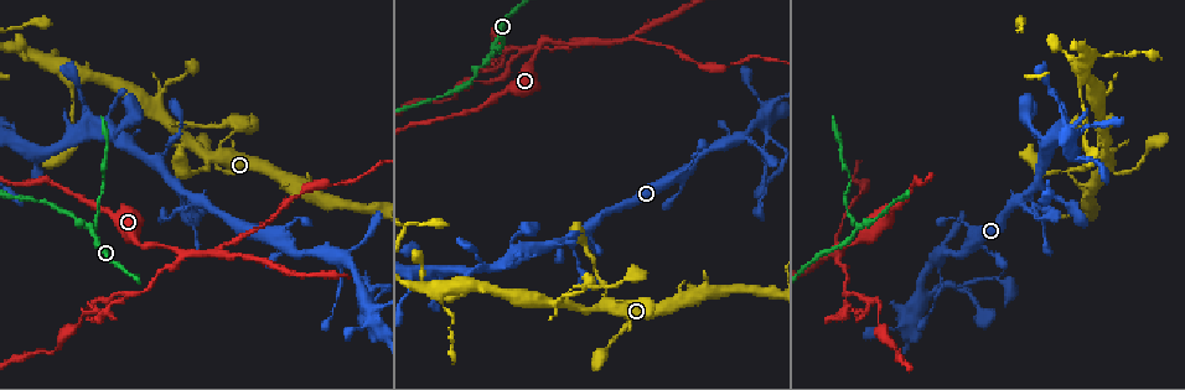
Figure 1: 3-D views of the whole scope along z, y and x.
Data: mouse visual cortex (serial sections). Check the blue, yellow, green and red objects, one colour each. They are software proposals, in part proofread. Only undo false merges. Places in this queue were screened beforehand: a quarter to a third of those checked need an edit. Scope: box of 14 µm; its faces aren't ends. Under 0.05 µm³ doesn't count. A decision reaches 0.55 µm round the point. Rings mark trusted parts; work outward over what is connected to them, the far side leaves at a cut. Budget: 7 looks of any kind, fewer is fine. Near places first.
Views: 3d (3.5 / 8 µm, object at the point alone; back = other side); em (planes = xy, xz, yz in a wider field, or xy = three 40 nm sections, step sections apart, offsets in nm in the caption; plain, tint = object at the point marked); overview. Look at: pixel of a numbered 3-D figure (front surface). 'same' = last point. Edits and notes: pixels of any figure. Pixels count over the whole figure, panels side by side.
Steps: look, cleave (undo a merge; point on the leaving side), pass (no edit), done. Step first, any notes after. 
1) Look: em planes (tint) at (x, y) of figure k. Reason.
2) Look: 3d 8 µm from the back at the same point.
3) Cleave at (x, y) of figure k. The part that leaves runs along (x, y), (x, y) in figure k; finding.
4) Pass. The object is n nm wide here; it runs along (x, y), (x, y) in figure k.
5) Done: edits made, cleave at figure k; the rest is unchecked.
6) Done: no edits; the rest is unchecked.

Look: 3d 8 µm at (536, 52) of figure 1. Sharp bend.

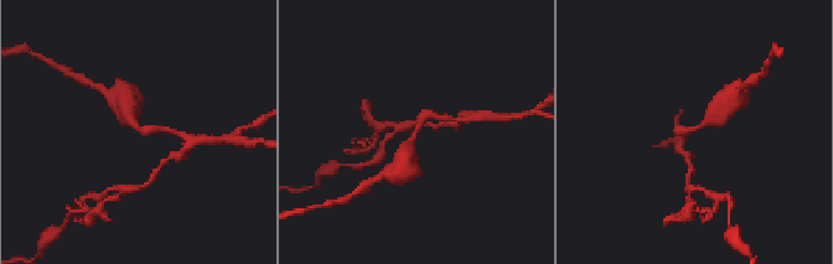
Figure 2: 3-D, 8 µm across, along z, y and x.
Look: em xy step 1 (tint) at (694, 127) of figure 2. The arms are 200, 500 nm wide; now the EM.

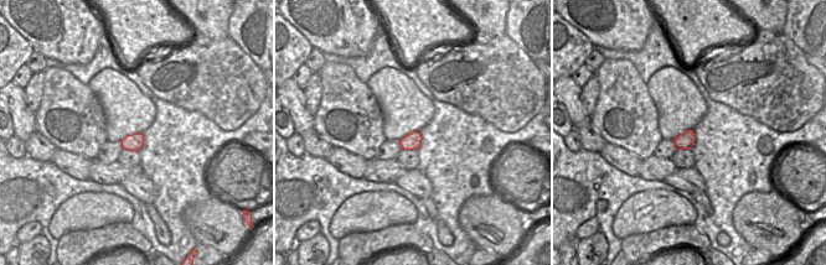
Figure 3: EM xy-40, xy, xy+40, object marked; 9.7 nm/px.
Pass. It runs along (407, 159), (422, 119), (440, 118) in figure 2; continuous, no second cell.

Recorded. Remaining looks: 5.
Look: 3d 3.5 µm at (170, 121) of figure 1. Two arms in line, one across.

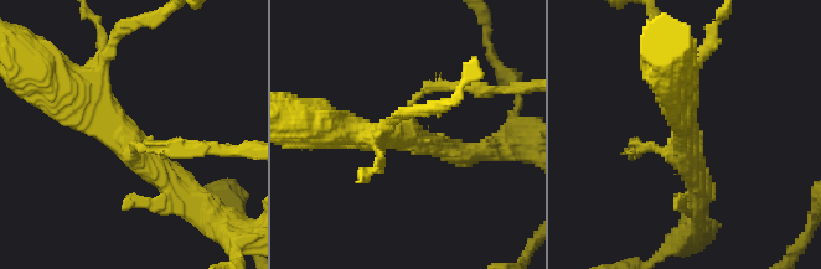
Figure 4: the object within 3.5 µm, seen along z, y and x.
Look: em planes (tint) at (682, 143) of figure 4. Need the tissue.

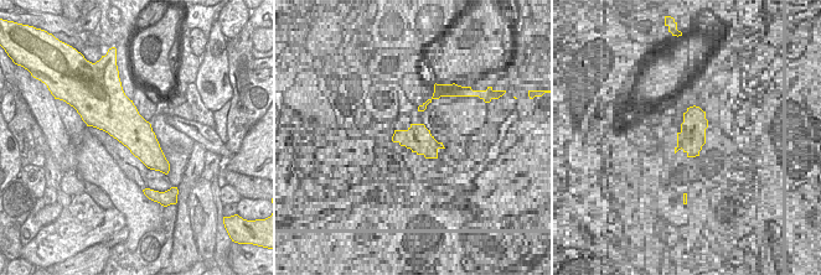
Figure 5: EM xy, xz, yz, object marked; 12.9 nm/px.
Cleave at (168, 153) of figure 4. The part that leaves runs along (132, 149), (161, 145), (246, 153) in figure 4; a second cell is stuck on.

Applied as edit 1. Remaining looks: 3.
Look: overview. Redraw.

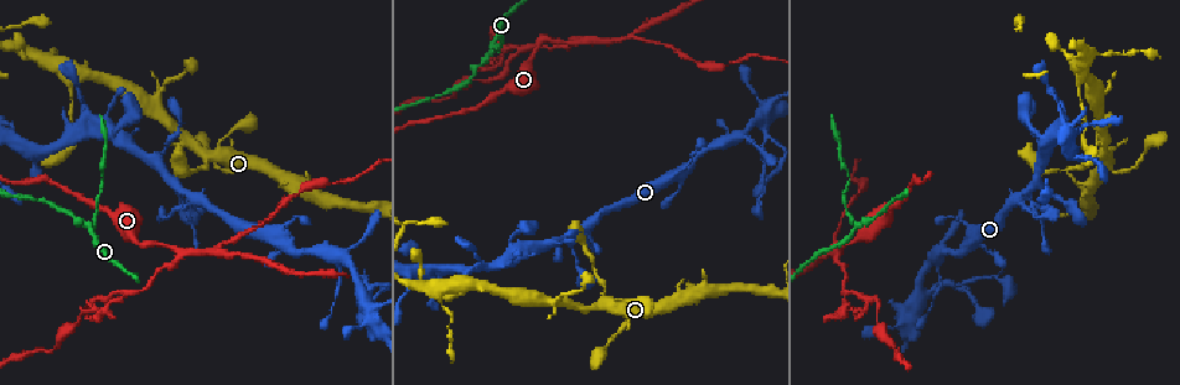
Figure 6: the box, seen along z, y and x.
Look: 3d 3.5 µm at (921, 292) of figure 6. Four-way junction.

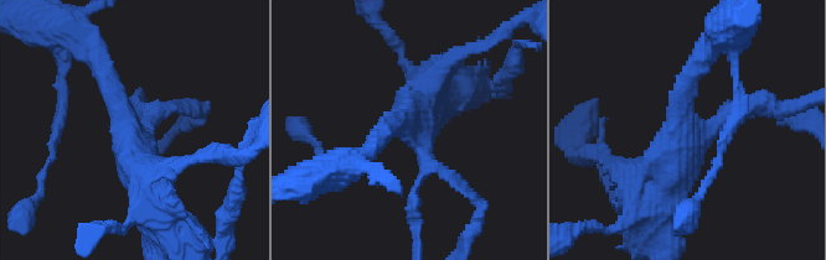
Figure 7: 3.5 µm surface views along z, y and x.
Look: em xy step 1 (tint) at (130, 129) of figure 7.

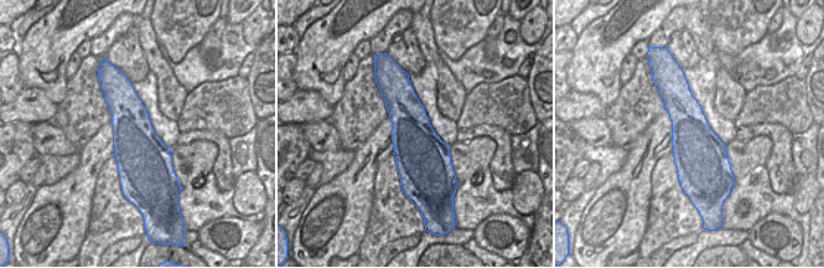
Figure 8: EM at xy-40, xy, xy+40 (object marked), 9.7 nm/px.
Pass. The arms are 150, 150, 250, 500 nm wide; it runs along (98, 60), (148, 181), (148, 199) in figure 7; one cell here.

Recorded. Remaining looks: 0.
Done: edits made, cleave at figure 4; the rest is unchecked.

